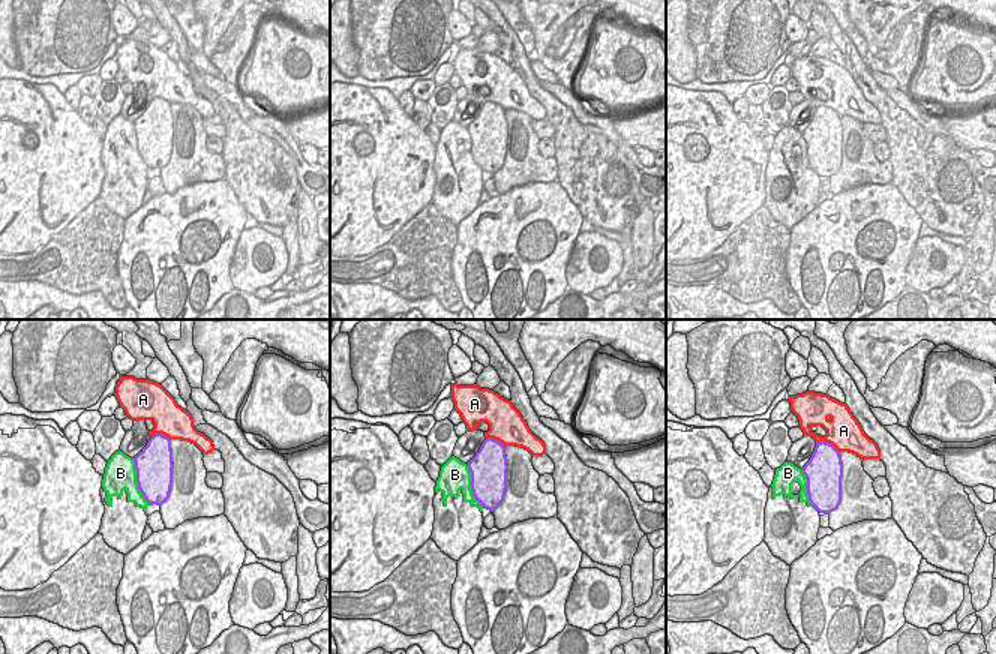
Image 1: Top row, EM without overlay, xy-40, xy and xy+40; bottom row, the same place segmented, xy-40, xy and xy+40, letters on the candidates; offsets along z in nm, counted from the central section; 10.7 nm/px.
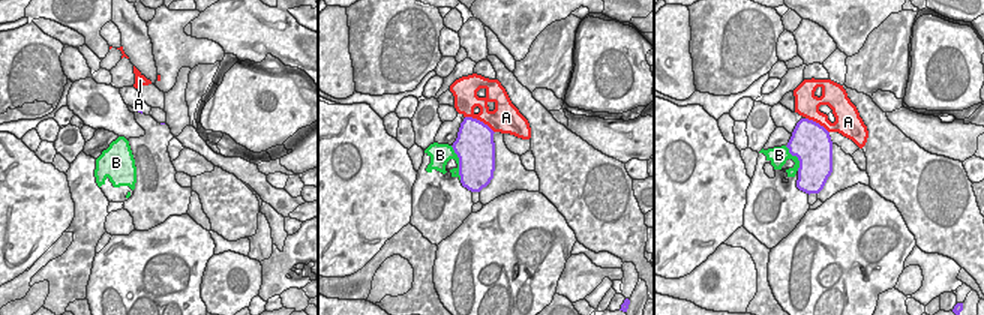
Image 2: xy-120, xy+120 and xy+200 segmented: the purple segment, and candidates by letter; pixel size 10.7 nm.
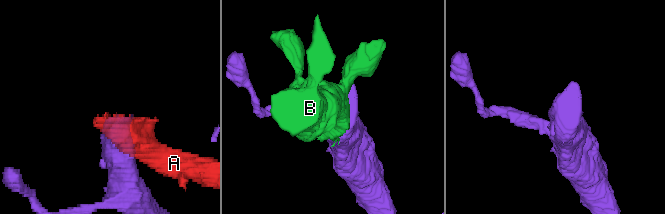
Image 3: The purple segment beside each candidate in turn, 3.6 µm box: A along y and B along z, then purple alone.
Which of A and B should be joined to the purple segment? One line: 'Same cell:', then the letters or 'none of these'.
Same cell: B

